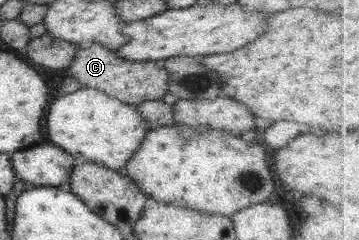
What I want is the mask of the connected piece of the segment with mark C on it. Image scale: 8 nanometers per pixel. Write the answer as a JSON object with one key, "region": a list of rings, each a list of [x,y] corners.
{"region":[[[98,44],[80,47],[74,61],[66,67],[66,72],[67,77],[80,82],[80,89],[98,89],[128,104],[138,105],[143,101],[160,100],[168,93],[168,72],[162,68],[162,62],[124,60],[116,52]]]}

